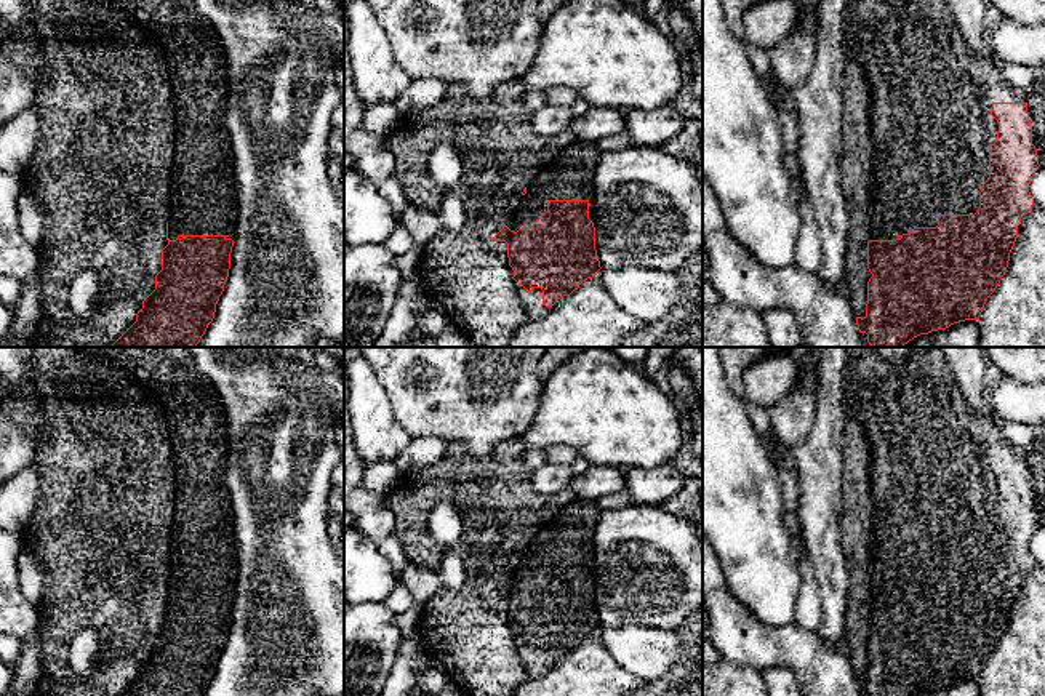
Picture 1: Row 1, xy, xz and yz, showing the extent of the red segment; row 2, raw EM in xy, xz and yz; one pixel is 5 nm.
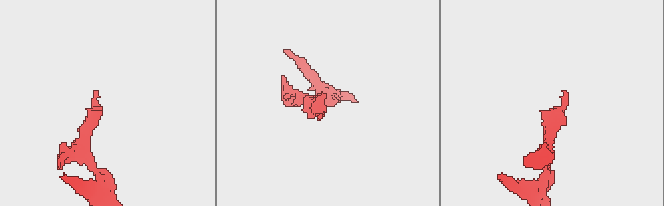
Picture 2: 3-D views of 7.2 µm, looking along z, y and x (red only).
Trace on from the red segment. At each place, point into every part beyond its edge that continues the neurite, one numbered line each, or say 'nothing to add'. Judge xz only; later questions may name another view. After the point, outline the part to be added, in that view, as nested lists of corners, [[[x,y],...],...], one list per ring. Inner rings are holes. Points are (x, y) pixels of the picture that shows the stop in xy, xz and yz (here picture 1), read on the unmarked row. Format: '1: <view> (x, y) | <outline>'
1: xz (533, 660) | [[[520,643],[520,656],[525,667],[528,669],[531,678],[544,677],[551,669],[554,669],[567,654],[560,656],[552,666],[543,662],[543,648],[533,646],[530,651]]]

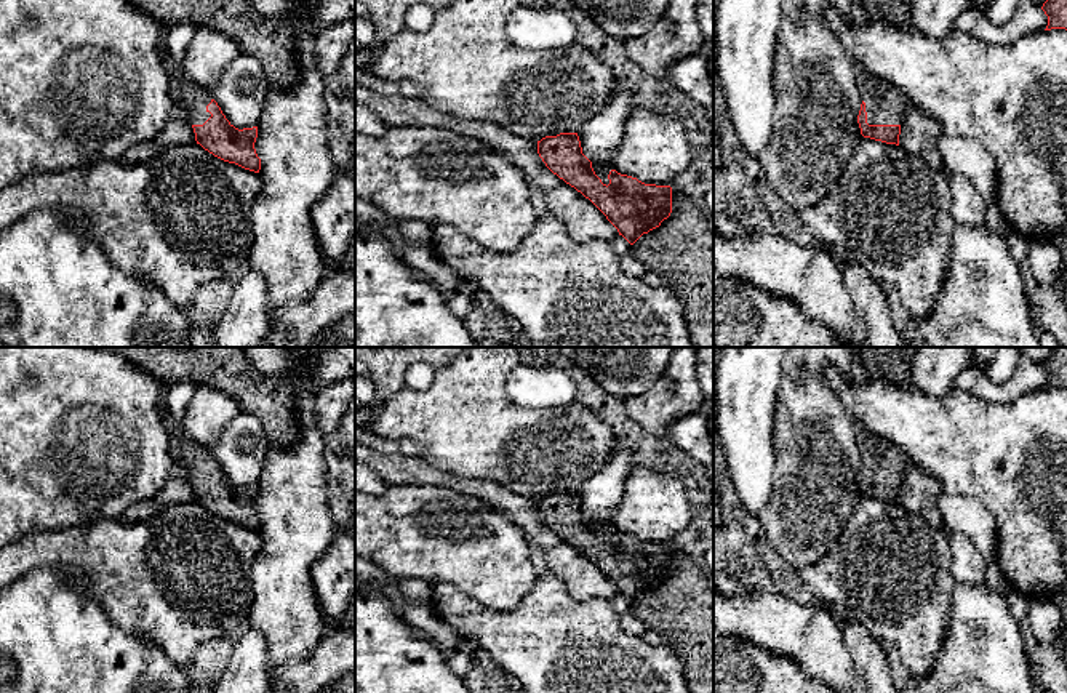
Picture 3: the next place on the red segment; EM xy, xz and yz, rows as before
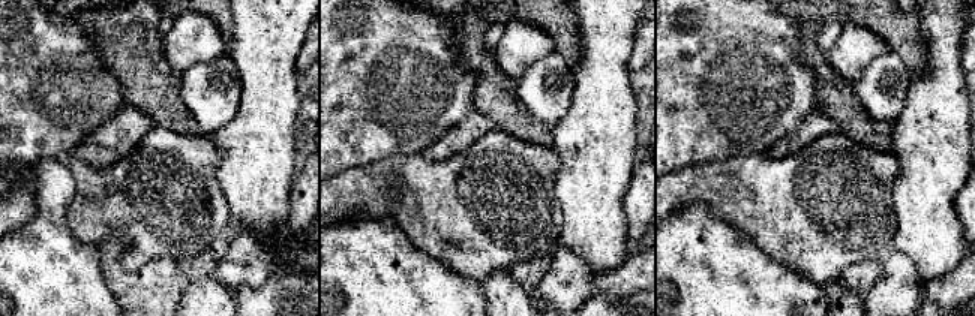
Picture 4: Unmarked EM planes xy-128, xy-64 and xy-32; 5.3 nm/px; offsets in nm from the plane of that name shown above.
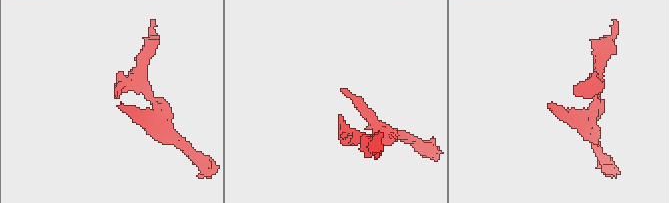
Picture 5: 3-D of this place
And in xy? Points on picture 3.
1: xy (192, 463) | [[[165,384],[162,391],[160,415],[168,434],[176,435],[181,442],[179,463],[174,466],[174,474],[184,477],[190,483],[203,483],[211,475],[211,472],[206,469],[206,464],[213,456],[210,453],[210,448],[194,443],[186,437],[181,424],[176,424],[171,419],[171,415],[165,403],[168,389],[170,384]]]

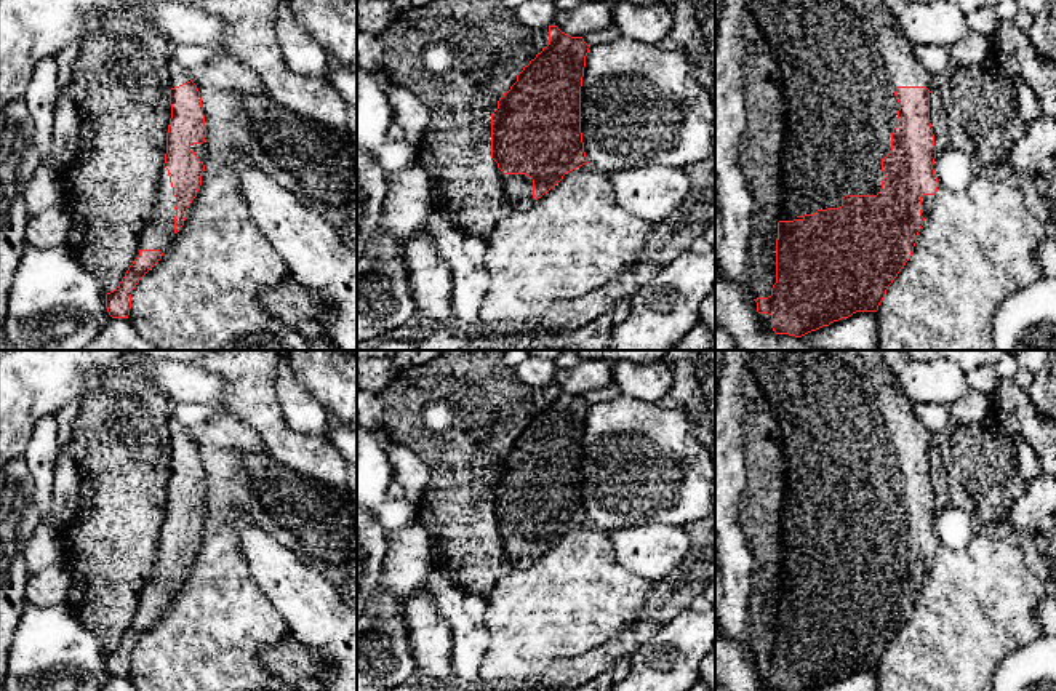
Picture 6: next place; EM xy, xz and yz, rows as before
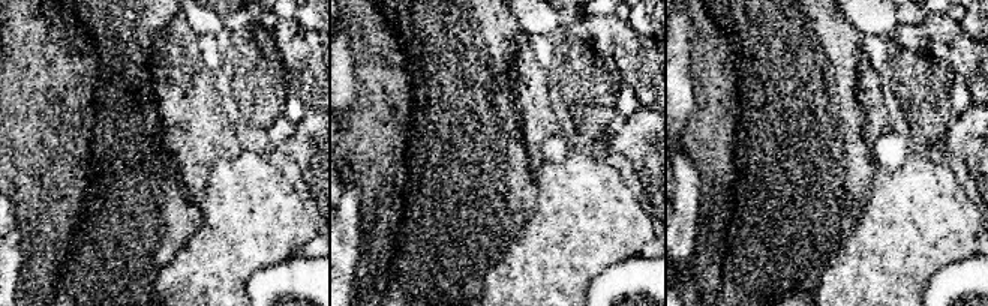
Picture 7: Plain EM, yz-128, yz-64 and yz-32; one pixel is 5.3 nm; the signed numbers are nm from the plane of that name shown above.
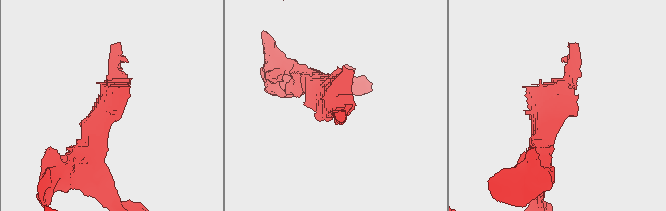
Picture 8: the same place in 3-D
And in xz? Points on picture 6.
1: xz (519, 544) | [[[504,533],[504,541],[510,555],[510,561],[517,569],[528,569],[534,563],[533,537],[525,533]]]

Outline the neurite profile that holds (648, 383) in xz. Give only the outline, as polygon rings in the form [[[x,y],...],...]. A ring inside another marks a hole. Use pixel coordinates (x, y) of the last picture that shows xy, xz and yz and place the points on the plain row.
[[[666,360],[651,365],[616,361],[613,377],[622,395],[650,403],[658,403],[674,384],[672,365]]]

